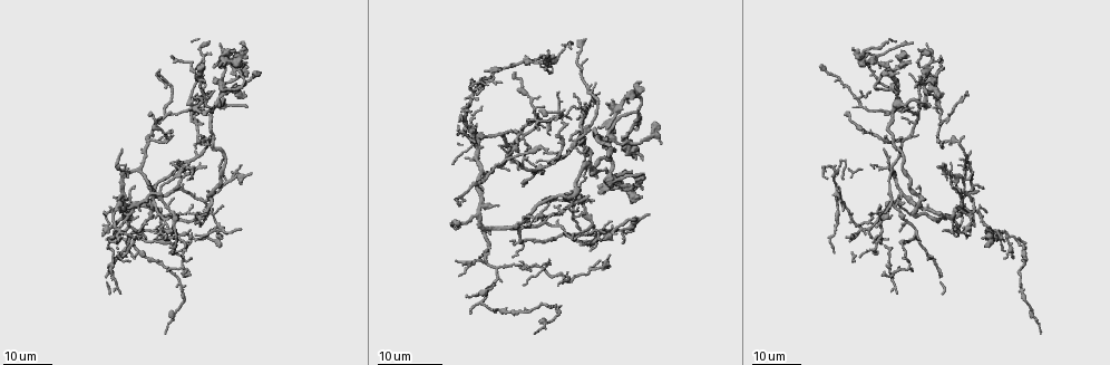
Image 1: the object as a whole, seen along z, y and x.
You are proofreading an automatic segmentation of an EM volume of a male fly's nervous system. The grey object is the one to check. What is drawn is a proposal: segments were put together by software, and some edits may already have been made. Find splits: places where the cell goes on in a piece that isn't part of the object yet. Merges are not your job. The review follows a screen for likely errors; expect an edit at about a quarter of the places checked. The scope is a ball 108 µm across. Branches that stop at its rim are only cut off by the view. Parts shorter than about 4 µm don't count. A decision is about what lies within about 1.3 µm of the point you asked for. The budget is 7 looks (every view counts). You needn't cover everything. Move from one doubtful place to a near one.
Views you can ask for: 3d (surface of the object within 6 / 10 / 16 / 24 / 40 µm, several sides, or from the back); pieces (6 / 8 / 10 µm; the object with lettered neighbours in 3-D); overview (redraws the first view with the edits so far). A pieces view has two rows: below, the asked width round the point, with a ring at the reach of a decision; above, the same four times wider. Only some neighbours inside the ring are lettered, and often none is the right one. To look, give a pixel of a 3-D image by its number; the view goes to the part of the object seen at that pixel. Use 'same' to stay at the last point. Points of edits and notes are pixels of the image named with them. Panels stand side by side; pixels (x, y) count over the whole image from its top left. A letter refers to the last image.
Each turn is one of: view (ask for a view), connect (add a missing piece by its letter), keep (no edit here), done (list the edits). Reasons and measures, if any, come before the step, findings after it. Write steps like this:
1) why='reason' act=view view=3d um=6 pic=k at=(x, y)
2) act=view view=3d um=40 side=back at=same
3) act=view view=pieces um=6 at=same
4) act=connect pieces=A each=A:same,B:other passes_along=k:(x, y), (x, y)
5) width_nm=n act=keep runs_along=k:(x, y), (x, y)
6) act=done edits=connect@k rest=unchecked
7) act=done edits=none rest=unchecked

why='thin end' act=view view=3d um=16 pic=1 at=(963, 138)

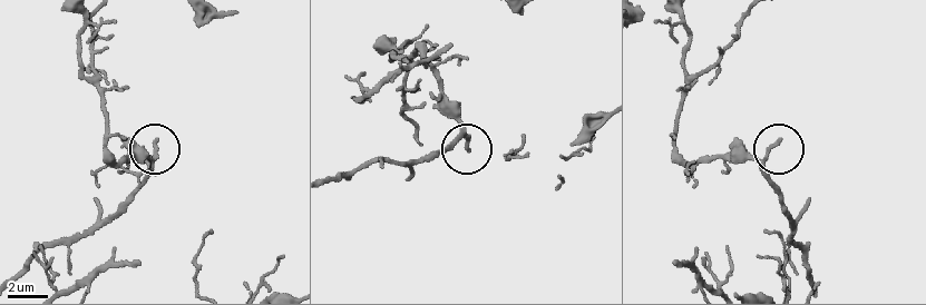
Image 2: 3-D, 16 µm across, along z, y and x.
act=view view=pieces um=6 pic=2 at=(779, 142)

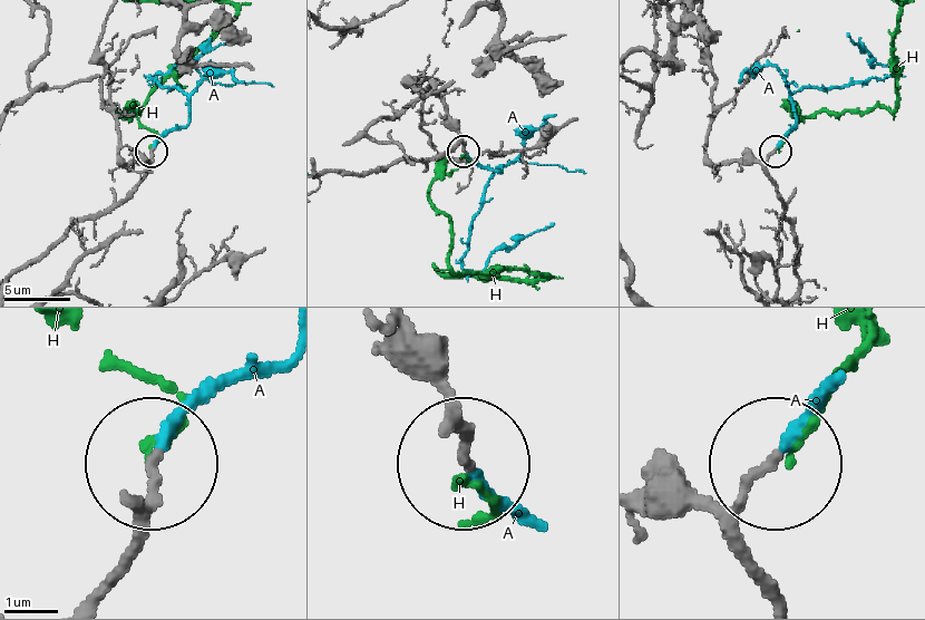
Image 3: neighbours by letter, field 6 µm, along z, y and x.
act=connect pieces=A each=A:same,H:other passes_along=3:(89, 594), (129, 545), (177, 426), (271, 368) found='the cell continues'

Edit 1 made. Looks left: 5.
act=view view=overview

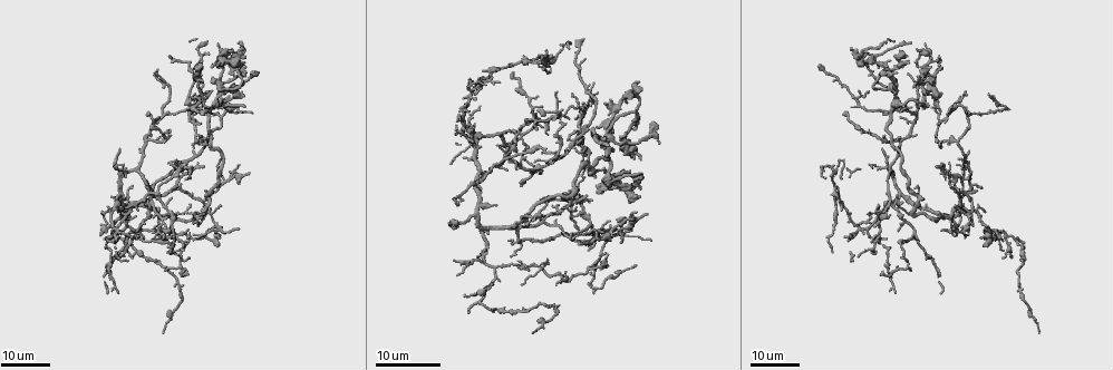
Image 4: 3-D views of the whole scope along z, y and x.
why='thin end' act=view view=3d um=16 pic=4 at=(918, 105)

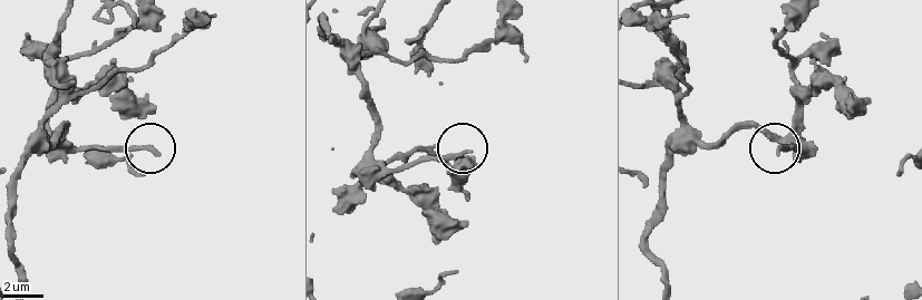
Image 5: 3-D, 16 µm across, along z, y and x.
why='what lies round it' act=view view=pieces um=10 pic=5 at=(155, 152)

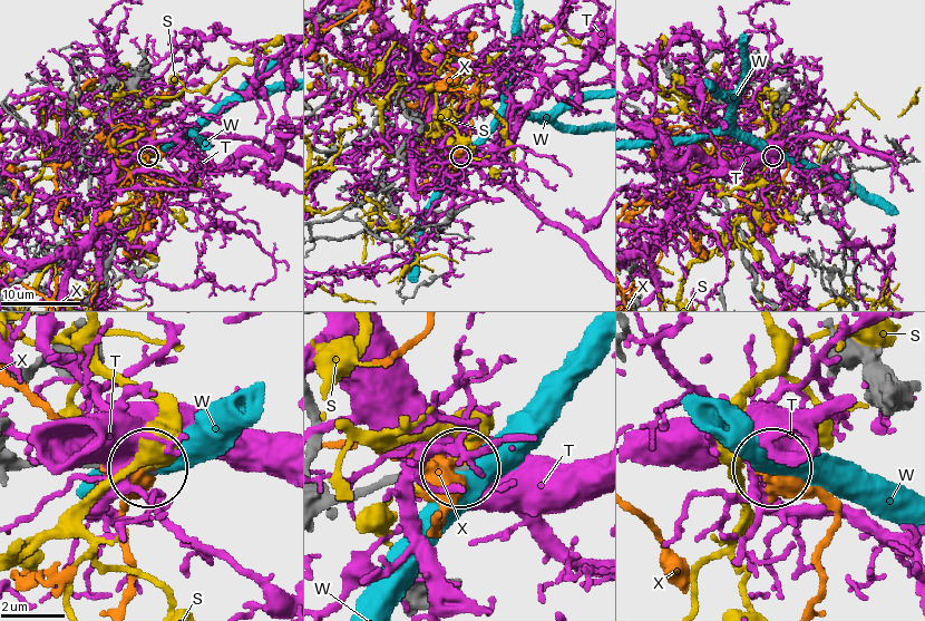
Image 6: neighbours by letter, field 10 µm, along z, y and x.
act=keep each=S:other,T:other,W:other,X:other runs_along=6:(13, 458), (147, 469) found='no lettered piece goes on from it'

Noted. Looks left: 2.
why='thin end' act=view view=3d um=24 pic=4 at=(942, 230)

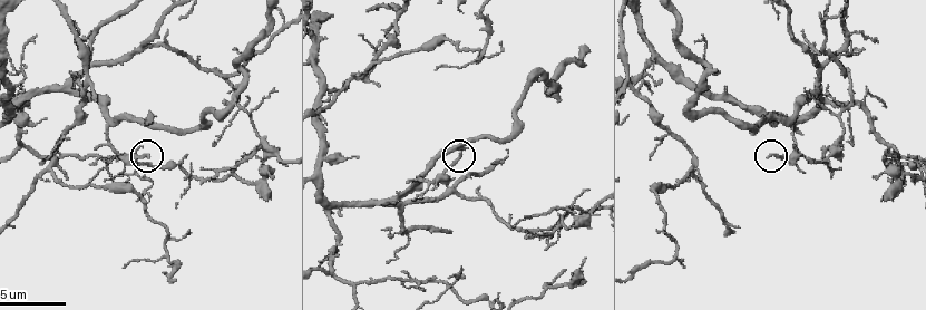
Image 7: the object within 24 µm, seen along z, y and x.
act=view view=pieces um=8 pic=7 at=(147, 155)

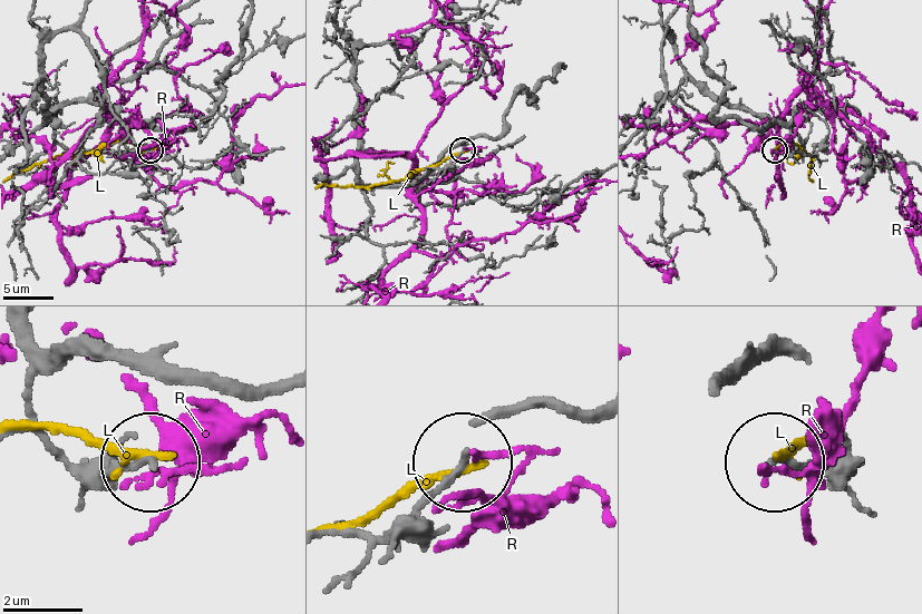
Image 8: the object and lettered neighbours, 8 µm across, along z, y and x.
act=keep each=L:other,R:other runs_along=8:(22, 347), (31, 417), (68, 457), (145, 467) found='no lettered piece goes on from it'

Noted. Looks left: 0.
act=done edits=connect@3 rest=unchecked

